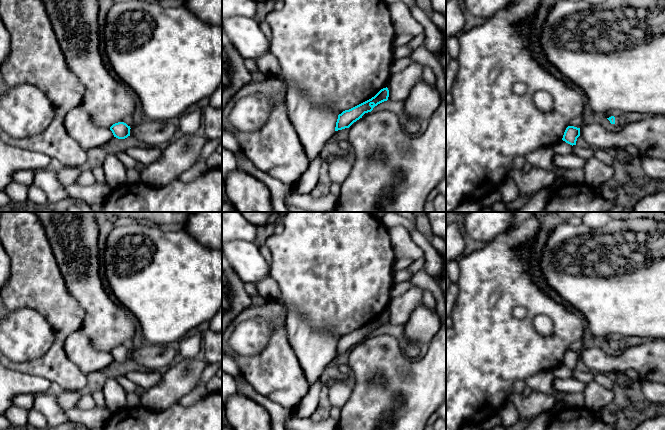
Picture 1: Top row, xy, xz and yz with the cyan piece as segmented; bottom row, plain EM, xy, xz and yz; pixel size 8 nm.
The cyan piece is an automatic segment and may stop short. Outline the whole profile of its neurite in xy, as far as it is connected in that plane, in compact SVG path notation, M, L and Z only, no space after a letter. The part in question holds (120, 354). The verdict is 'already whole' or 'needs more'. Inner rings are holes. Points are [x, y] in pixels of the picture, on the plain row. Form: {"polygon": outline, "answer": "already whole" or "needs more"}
{"polygon": "M124 346L115 347L110 351L114 361L118 363L125 363L130 360L130 353L130 350Z", "answer": "already whole"}

